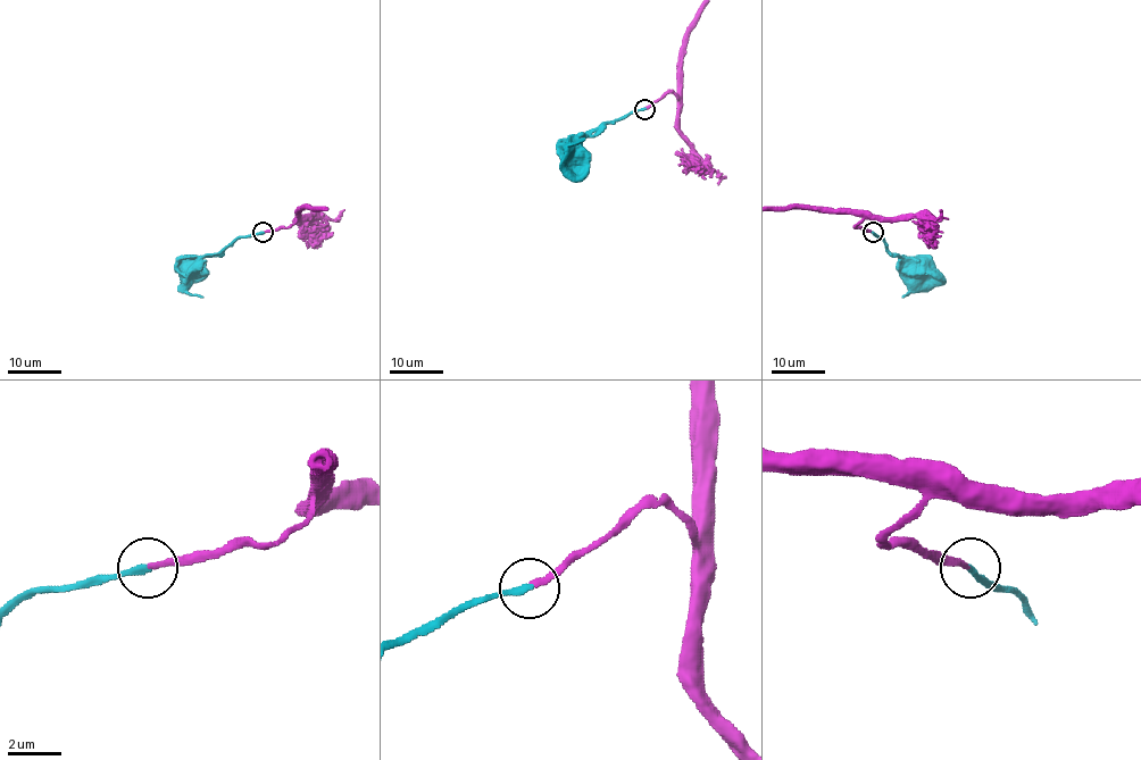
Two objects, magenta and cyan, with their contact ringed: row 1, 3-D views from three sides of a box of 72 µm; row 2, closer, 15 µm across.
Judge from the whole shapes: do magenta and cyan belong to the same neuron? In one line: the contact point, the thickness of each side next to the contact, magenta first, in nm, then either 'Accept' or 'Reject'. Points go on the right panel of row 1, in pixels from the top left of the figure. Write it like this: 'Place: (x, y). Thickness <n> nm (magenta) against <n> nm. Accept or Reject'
Place: (873, 232). Thickness 200 nm (magenta) against 240 nm. Accept

